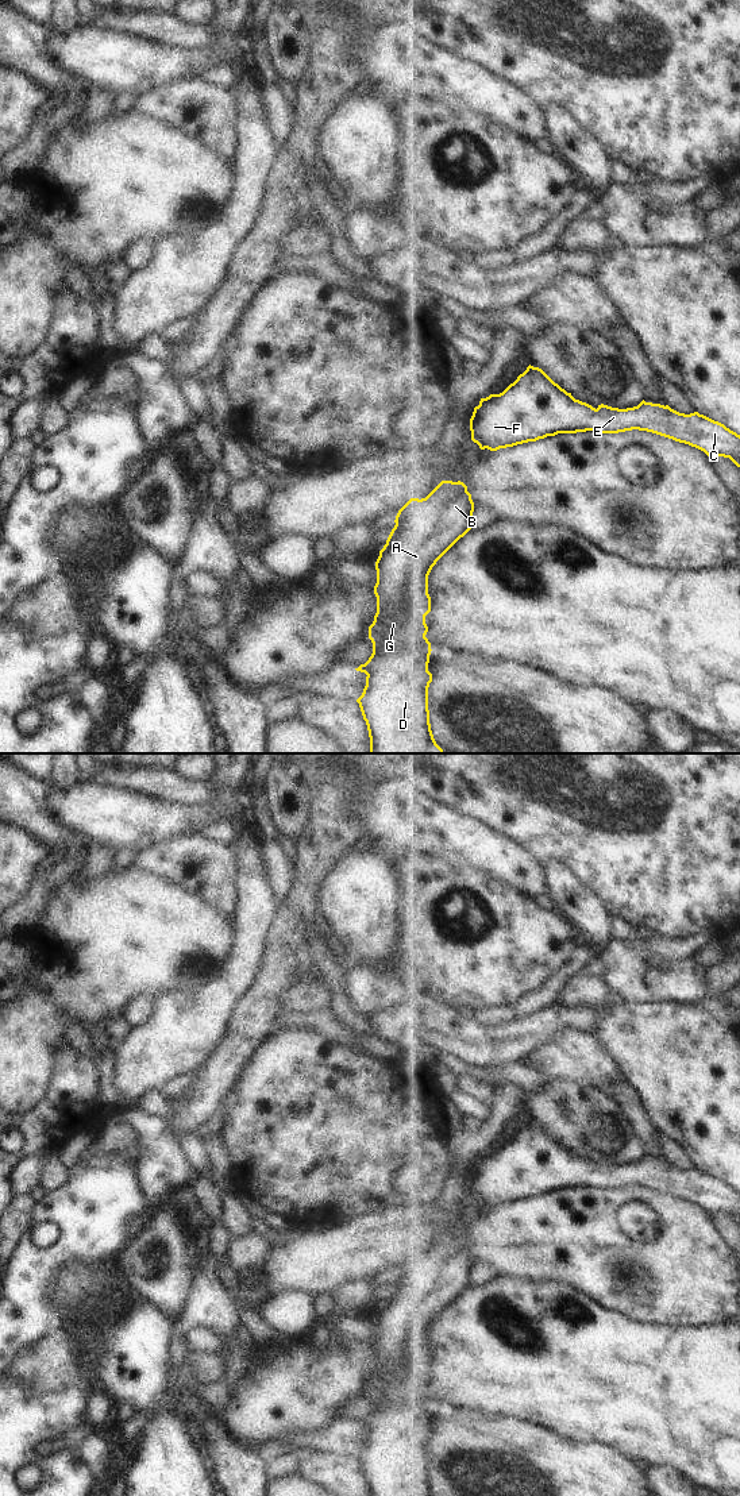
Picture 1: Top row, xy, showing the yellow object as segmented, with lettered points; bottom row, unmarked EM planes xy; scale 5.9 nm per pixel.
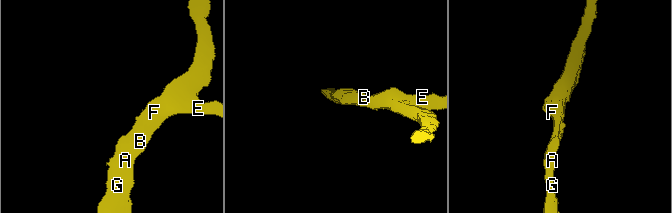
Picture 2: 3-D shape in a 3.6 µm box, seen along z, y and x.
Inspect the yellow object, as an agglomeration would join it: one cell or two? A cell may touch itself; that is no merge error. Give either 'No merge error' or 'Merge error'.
No merge error

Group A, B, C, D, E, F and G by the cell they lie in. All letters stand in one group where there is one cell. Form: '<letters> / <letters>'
A B C D E F G

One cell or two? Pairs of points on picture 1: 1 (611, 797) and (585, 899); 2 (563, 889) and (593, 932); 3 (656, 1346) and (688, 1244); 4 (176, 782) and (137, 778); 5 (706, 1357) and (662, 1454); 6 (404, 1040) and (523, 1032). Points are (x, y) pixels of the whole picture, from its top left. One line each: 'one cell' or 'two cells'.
1: two cells
2: one cell
3: two cells
4: one cell
5: one cell
6: one cell

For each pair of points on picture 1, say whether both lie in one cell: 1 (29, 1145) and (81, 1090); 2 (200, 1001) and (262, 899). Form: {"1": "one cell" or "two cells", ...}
{"1": "one cell", "2": "one cell"}

